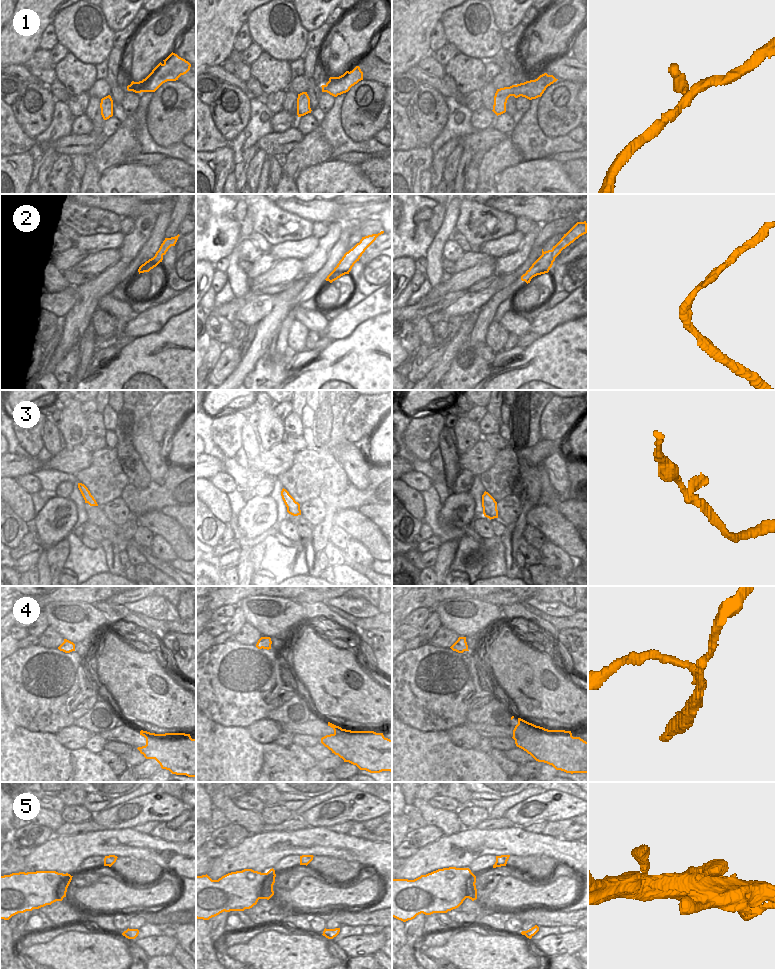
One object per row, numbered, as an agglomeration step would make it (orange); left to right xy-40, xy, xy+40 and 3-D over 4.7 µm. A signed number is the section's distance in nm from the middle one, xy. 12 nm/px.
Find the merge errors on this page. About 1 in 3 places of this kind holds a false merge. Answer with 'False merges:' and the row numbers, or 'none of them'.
False merges: 2, 3, 4

